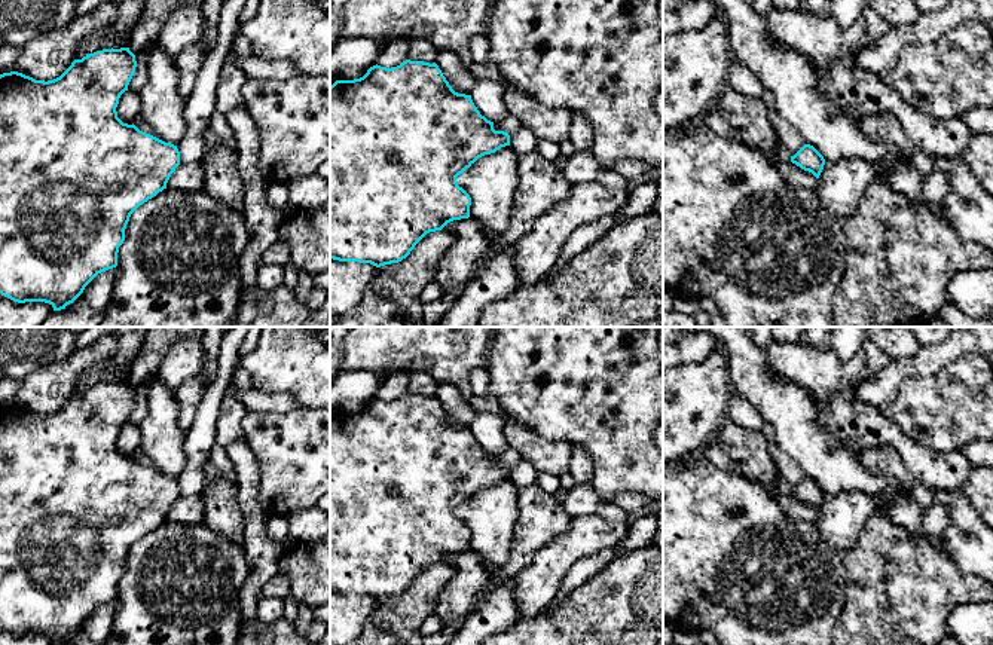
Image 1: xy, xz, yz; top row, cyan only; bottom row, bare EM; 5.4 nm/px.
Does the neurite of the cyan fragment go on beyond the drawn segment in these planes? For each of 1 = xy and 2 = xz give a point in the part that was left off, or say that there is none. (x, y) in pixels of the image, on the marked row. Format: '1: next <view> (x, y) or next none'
1: next none
2: next none

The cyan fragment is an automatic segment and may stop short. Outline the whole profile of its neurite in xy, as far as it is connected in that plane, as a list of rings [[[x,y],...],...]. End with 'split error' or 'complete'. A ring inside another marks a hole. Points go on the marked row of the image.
[[[129,48],[103,49],[74,59],[71,65],[54,80],[36,80],[18,71],[0,74],[0,294],[18,302],[45,302],[54,311],[65,309],[85,290],[85,287],[101,272],[117,266],[119,247],[125,241],[125,229],[131,214],[144,202],[166,189],[166,183],[180,165],[177,146],[165,143],[150,134],[140,131],[134,123],[123,123],[117,117],[116,107],[120,95],[135,73],[137,61]]]; complete

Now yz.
[[[804,144],[794,156],[791,156],[791,162],[801,169],[812,172],[816,178],[819,178],[825,165],[824,156],[810,144]]]; complete

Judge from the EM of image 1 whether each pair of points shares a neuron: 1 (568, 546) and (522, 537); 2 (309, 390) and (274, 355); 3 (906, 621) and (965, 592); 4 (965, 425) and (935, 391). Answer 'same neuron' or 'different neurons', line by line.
1: different neurons
2: same neuron
3: same neuron
4: same neuron

